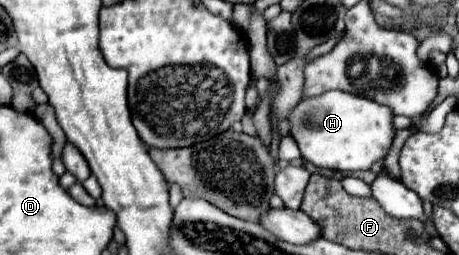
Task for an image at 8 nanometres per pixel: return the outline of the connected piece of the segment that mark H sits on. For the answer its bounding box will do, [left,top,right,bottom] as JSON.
[287,91,395,171]

